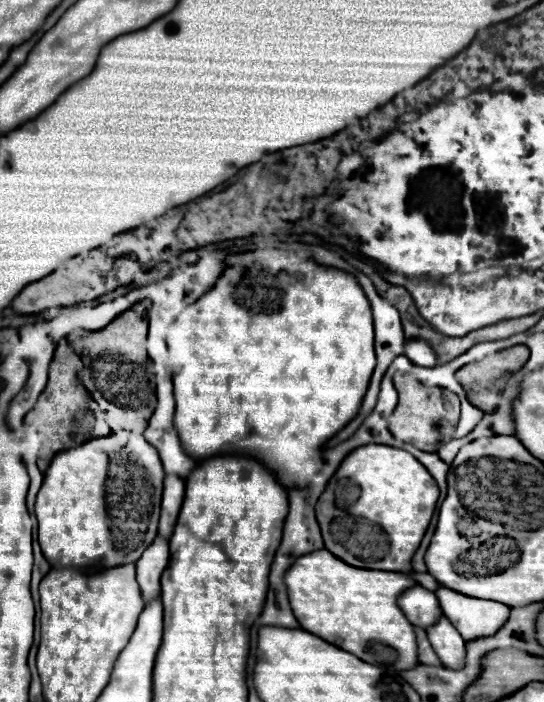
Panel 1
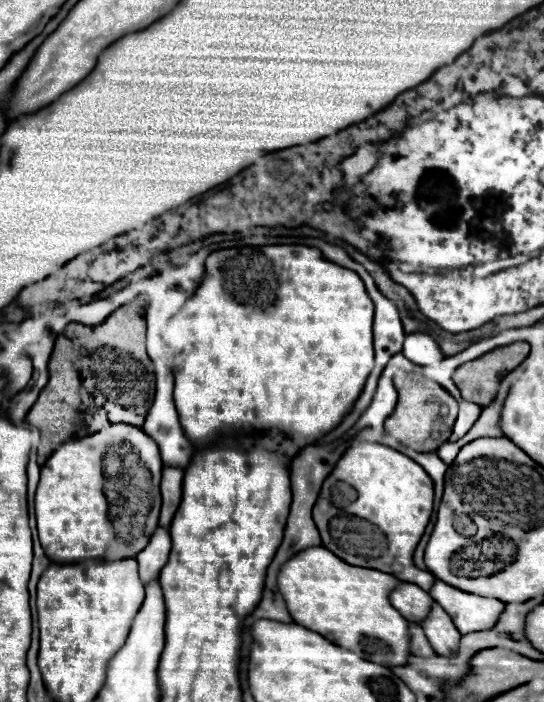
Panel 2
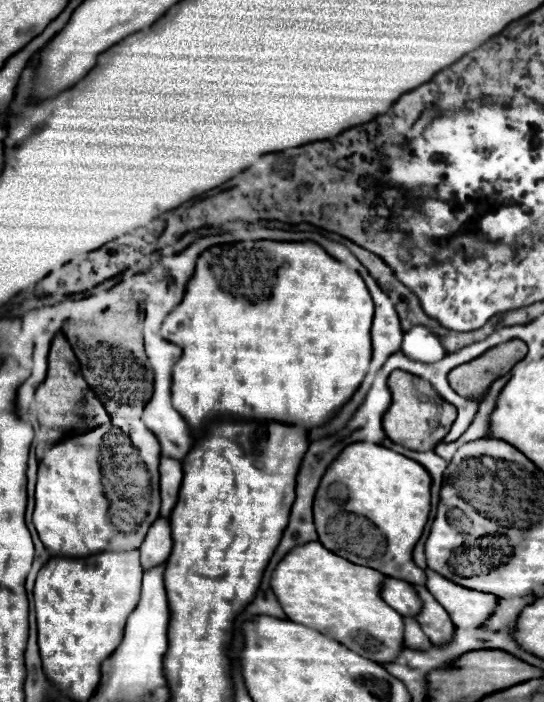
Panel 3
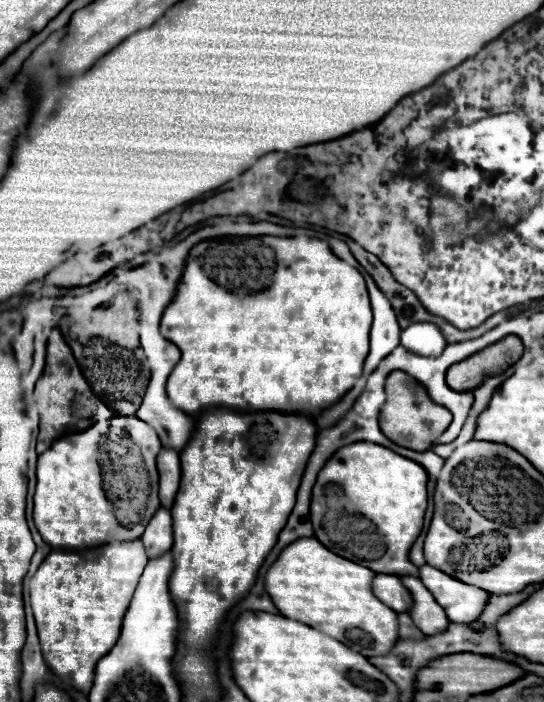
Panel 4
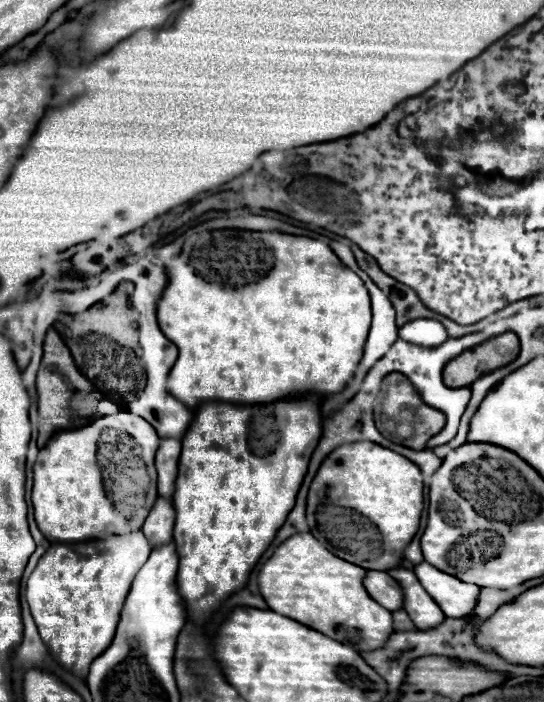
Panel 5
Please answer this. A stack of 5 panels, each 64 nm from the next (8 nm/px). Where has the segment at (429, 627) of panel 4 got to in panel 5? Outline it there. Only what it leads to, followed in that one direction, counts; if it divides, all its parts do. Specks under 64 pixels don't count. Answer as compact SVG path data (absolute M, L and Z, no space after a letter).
M390 568L386 570L402 588L404 592L404 610L420 630L428 630L428 626L436 626L440 618L444 618L440 606L428 596L428 592L420 586L418 578L412 570L404 568Z

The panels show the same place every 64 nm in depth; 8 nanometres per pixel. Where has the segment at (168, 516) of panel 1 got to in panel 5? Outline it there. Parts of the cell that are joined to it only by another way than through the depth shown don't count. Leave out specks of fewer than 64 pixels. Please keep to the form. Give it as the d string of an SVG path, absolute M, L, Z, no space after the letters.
M162 438L156 450L156 470L158 470L158 494L164 498L172 496L178 456L180 456L180 440Z

